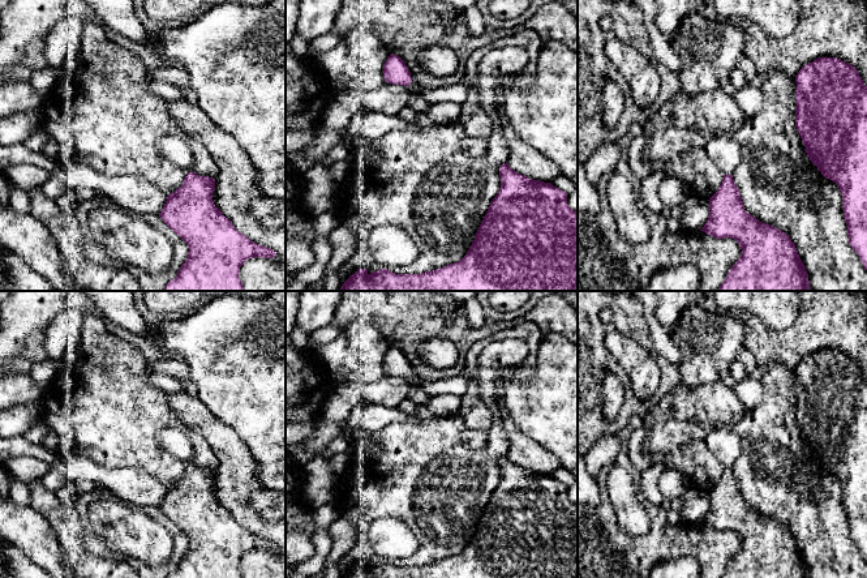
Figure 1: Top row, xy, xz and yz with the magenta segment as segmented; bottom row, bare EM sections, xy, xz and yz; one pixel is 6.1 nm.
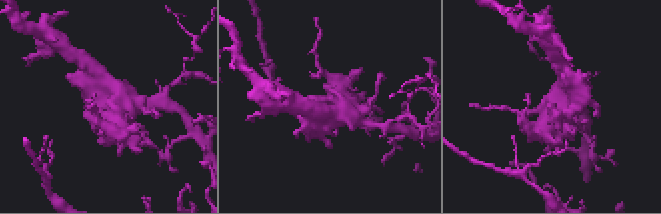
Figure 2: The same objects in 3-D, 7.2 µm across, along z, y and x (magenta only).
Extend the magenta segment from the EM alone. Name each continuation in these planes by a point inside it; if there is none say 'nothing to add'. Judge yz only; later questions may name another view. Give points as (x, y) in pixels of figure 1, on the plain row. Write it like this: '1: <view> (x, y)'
1: yz (724, 442)

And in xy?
1: xy (175, 441)

